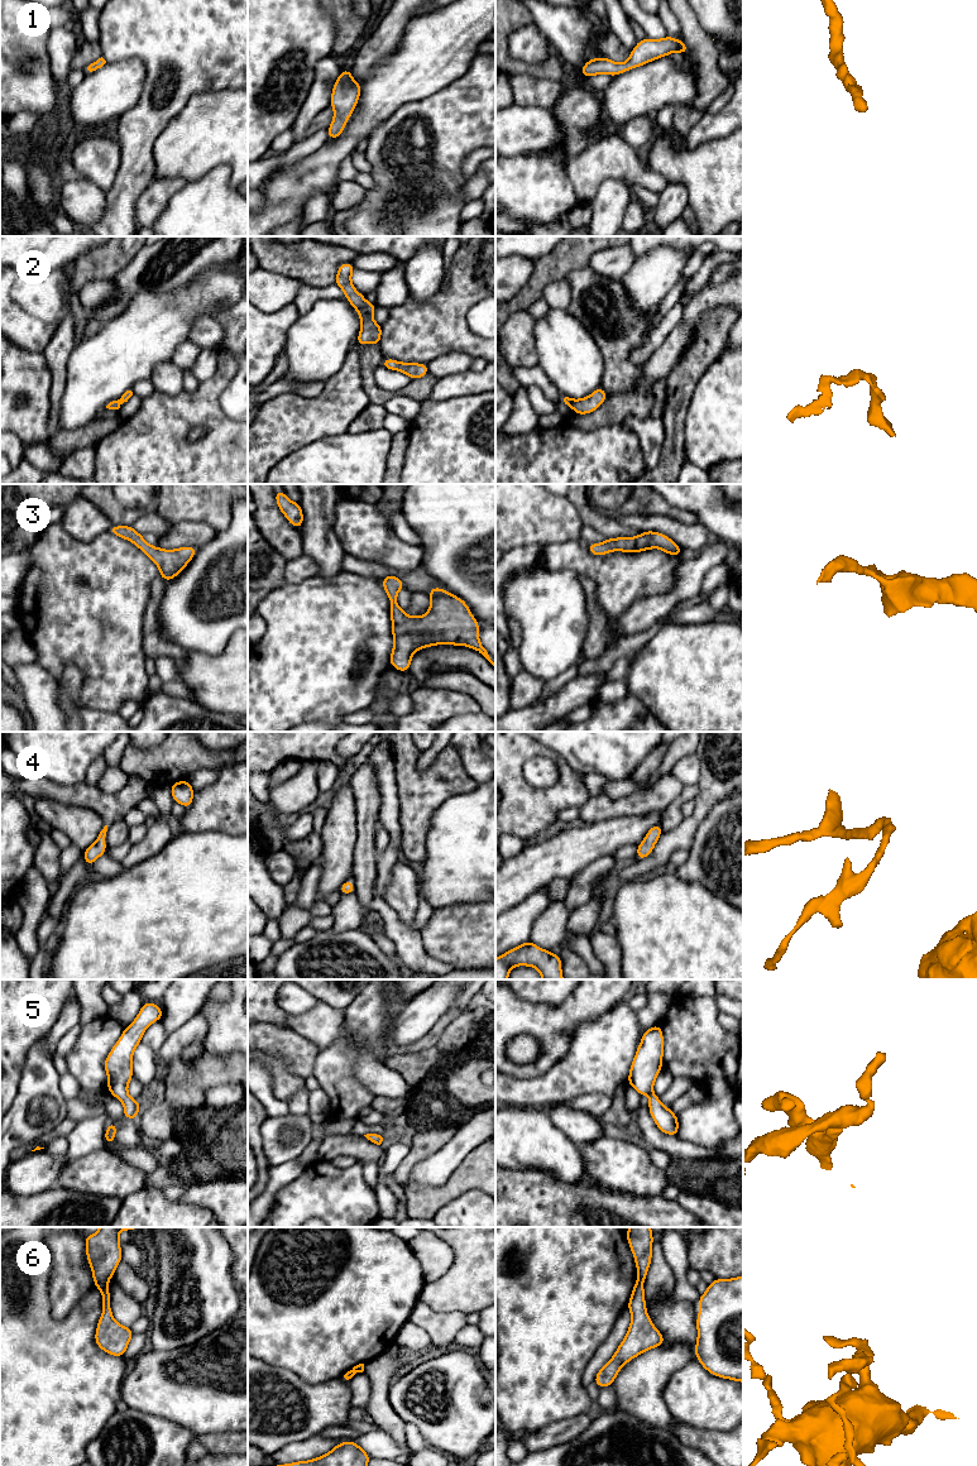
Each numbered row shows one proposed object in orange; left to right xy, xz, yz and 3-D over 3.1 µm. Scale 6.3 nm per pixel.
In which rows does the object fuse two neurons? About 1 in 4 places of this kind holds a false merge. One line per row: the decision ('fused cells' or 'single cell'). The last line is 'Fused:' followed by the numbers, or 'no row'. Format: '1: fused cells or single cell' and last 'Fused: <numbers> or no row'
1: single cell
2: single cell
3: single cell
4: single cell
5: single cell
6: fused cells
Fused: 6

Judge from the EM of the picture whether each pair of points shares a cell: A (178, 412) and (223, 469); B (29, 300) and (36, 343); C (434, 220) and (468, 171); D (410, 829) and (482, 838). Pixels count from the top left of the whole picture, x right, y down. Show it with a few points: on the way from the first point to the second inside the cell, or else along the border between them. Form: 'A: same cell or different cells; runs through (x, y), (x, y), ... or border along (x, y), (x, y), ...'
A: same cell; runs through (178, 430), (178, 437), (205, 464)
B: same cell; runs through (29, 310), (33, 333)
C: different cells; border along (478, 149), (474, 149), (461, 166), (465, 180)
D: different cells; border along (441, 805), (432, 815), (422, 861)

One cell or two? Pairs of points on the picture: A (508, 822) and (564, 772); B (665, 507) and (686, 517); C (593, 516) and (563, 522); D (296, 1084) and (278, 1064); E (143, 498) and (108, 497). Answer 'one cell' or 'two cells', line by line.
A: one cell
B: one cell
C: two cells
D: one cell
E: one cell

